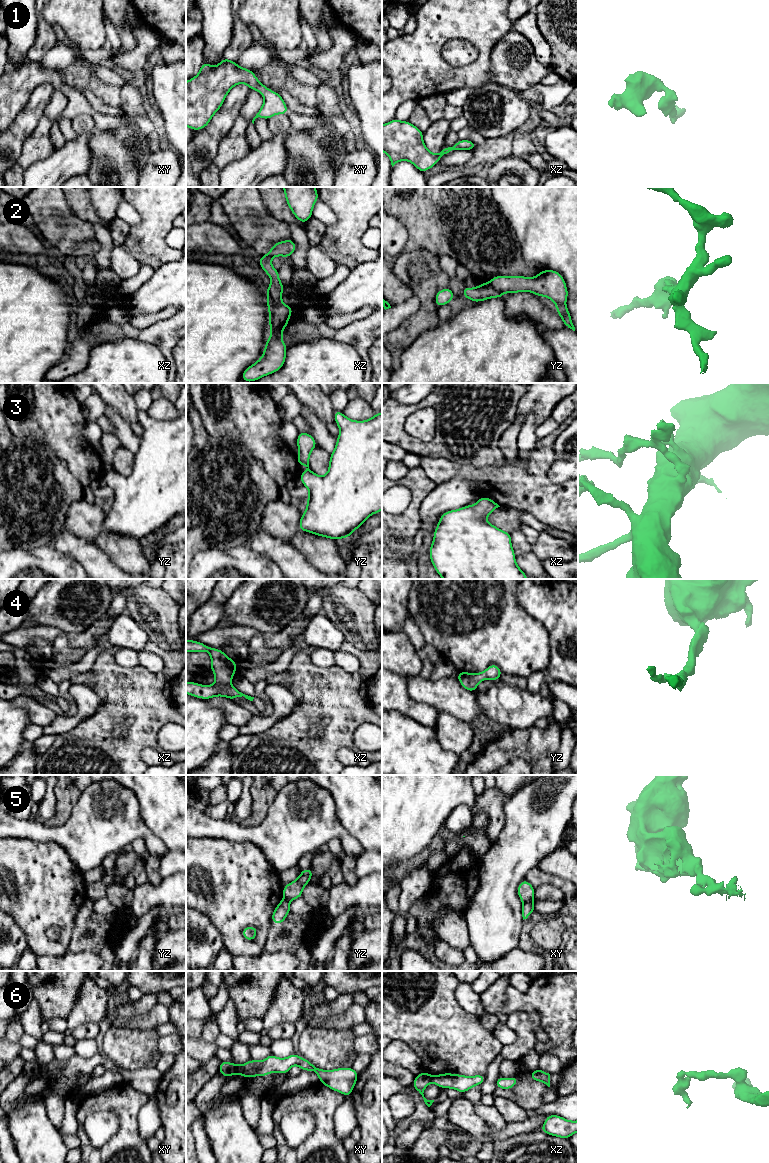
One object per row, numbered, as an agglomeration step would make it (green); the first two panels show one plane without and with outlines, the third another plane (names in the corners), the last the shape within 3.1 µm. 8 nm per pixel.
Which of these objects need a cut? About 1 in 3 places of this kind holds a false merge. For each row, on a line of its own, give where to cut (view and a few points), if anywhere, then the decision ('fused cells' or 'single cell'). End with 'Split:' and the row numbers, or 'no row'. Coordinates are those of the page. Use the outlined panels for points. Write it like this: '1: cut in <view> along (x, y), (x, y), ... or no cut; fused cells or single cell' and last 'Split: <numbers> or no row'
1: no cut; single cell
2: cut in xz along (267, 294), (275, 301), (281, 301); fused cells
3: no cut; single cell
4: no cut; single cell
5: cut in xy along (533, 898), (523, 903); fused cells
6: cut in xy along (236, 1066), (234, 1072); fused cells
Split: 2, 5, 6

